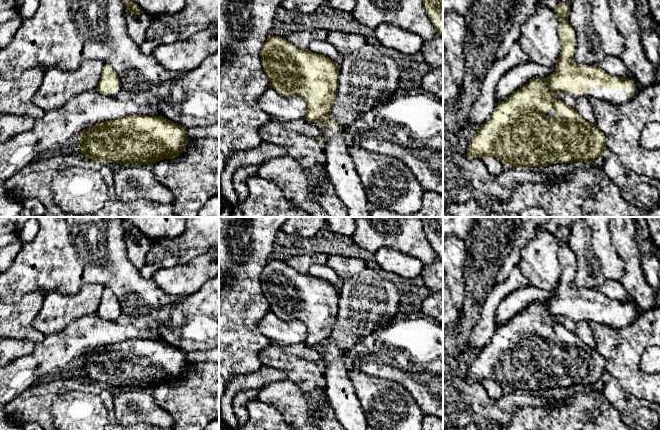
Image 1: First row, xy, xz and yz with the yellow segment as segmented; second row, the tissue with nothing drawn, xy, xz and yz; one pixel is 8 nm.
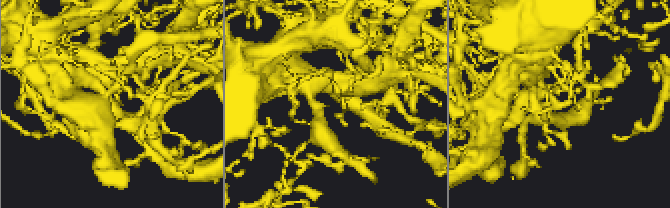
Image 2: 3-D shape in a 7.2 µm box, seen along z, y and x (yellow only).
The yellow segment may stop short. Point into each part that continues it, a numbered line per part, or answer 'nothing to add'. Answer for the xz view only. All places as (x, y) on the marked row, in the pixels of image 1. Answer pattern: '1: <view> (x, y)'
1: xz (340, 168)

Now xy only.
1: xy (120, 91)

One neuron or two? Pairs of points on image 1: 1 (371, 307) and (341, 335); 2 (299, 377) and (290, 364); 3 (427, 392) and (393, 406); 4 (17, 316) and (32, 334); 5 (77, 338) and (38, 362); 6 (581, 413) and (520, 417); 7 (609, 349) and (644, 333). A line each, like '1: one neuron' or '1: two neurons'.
1: one neuron
2: one neuron
3: two neurons
4: one neuron
5: one neuron
6: one neuron
7: one neuron

